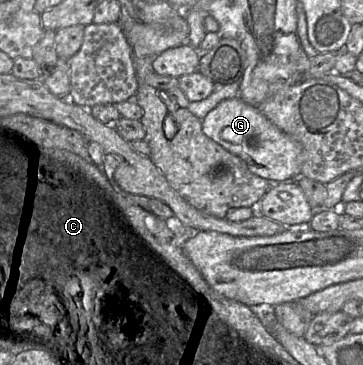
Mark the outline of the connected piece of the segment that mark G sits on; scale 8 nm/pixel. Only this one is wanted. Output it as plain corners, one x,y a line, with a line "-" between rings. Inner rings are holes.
240,97
218,103
202,120
202,130
210,139
240,157
252,173
272,184
301,176
301,145
275,126
258,107
245,103

